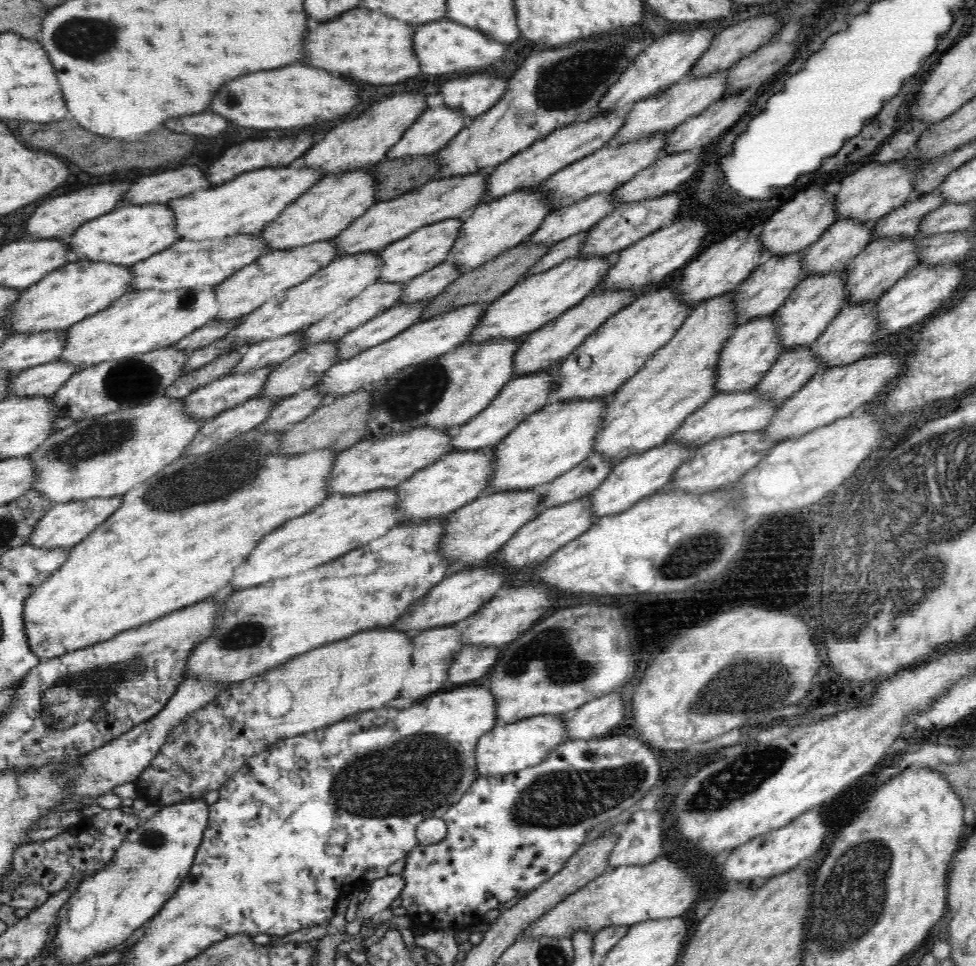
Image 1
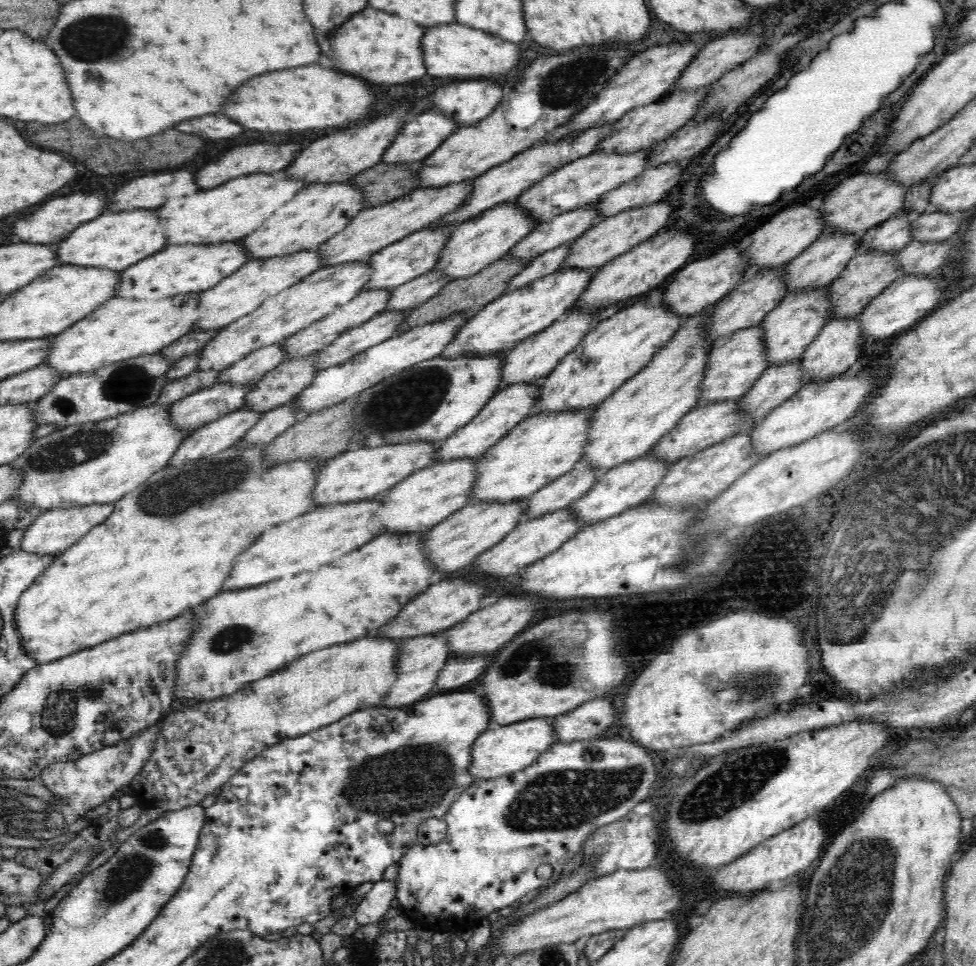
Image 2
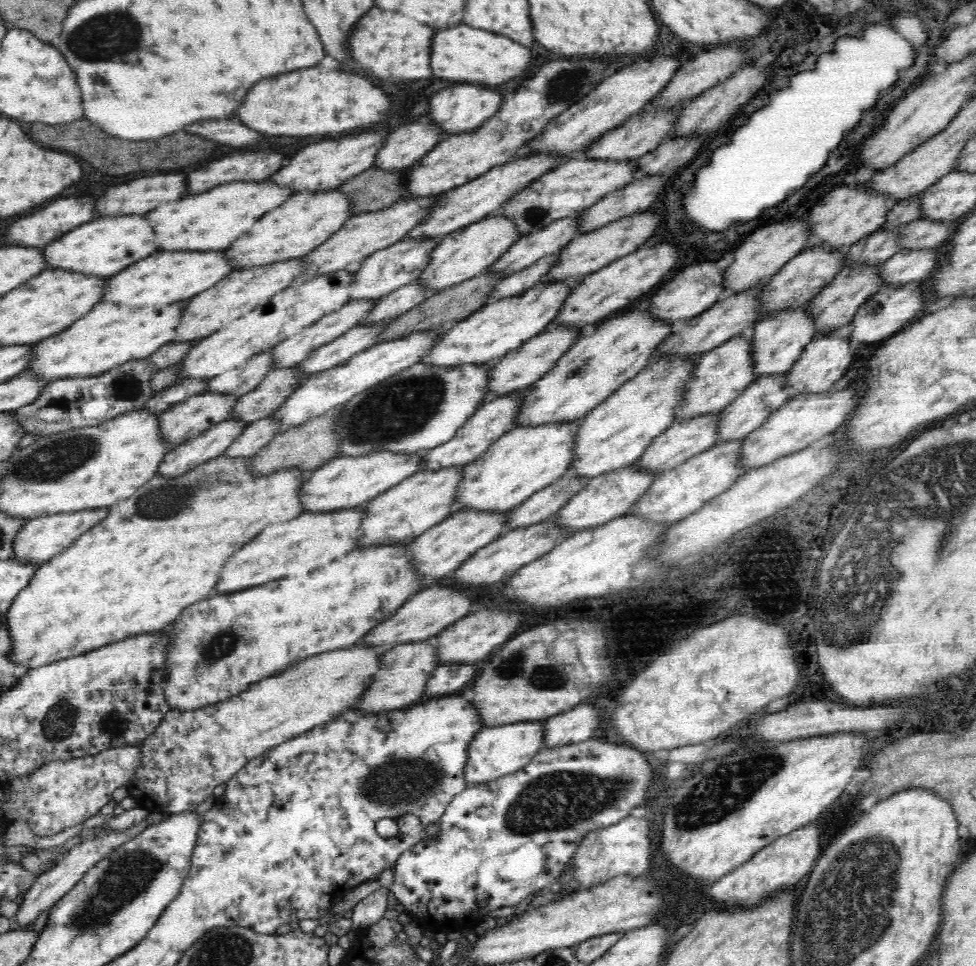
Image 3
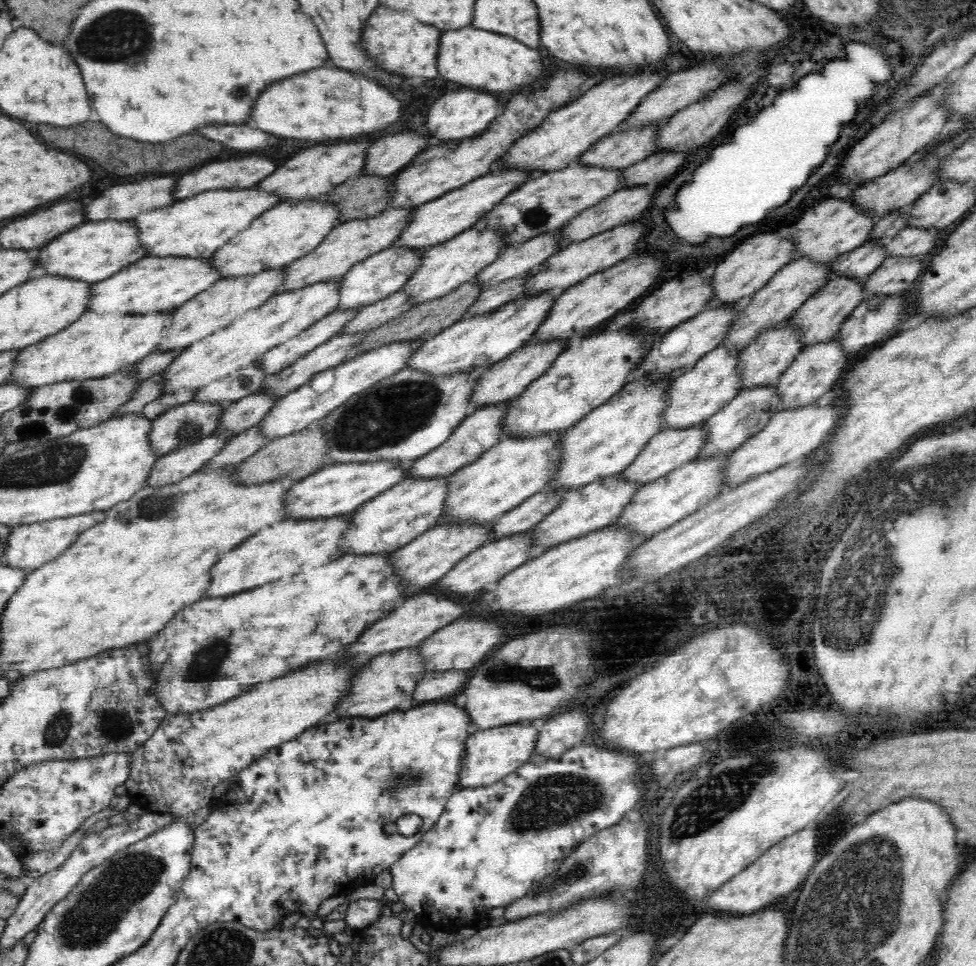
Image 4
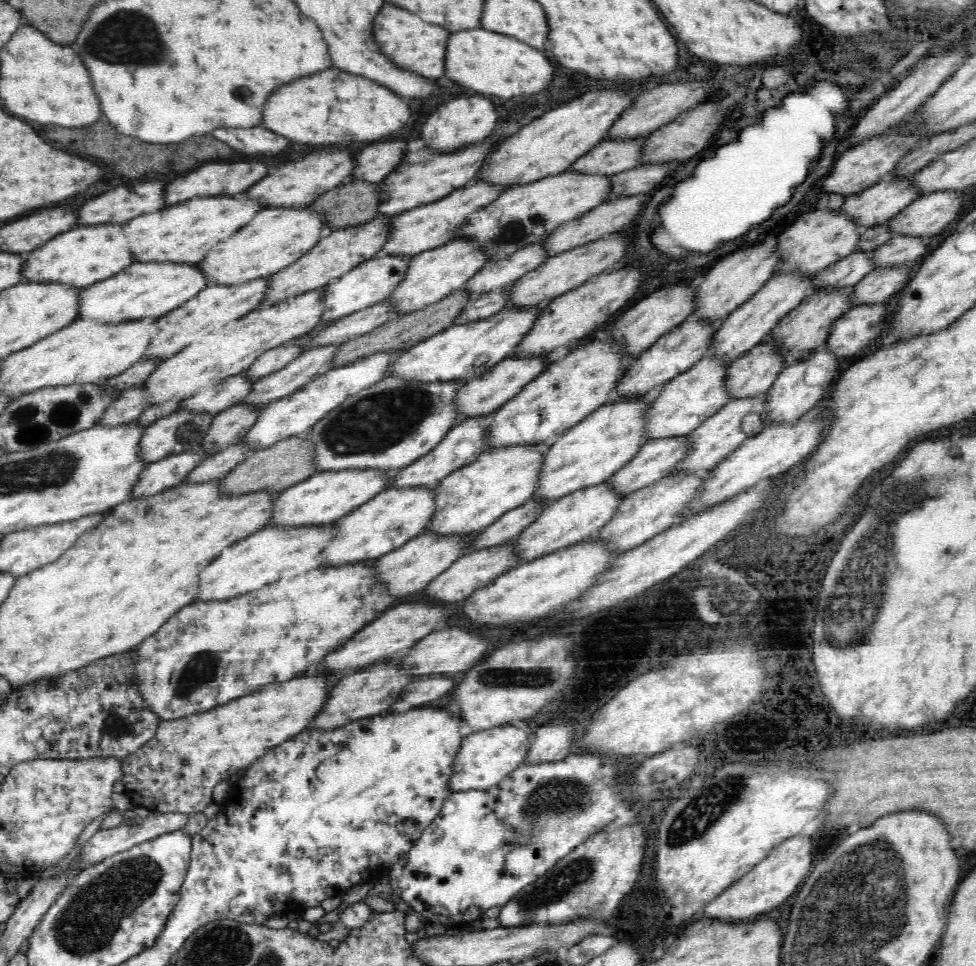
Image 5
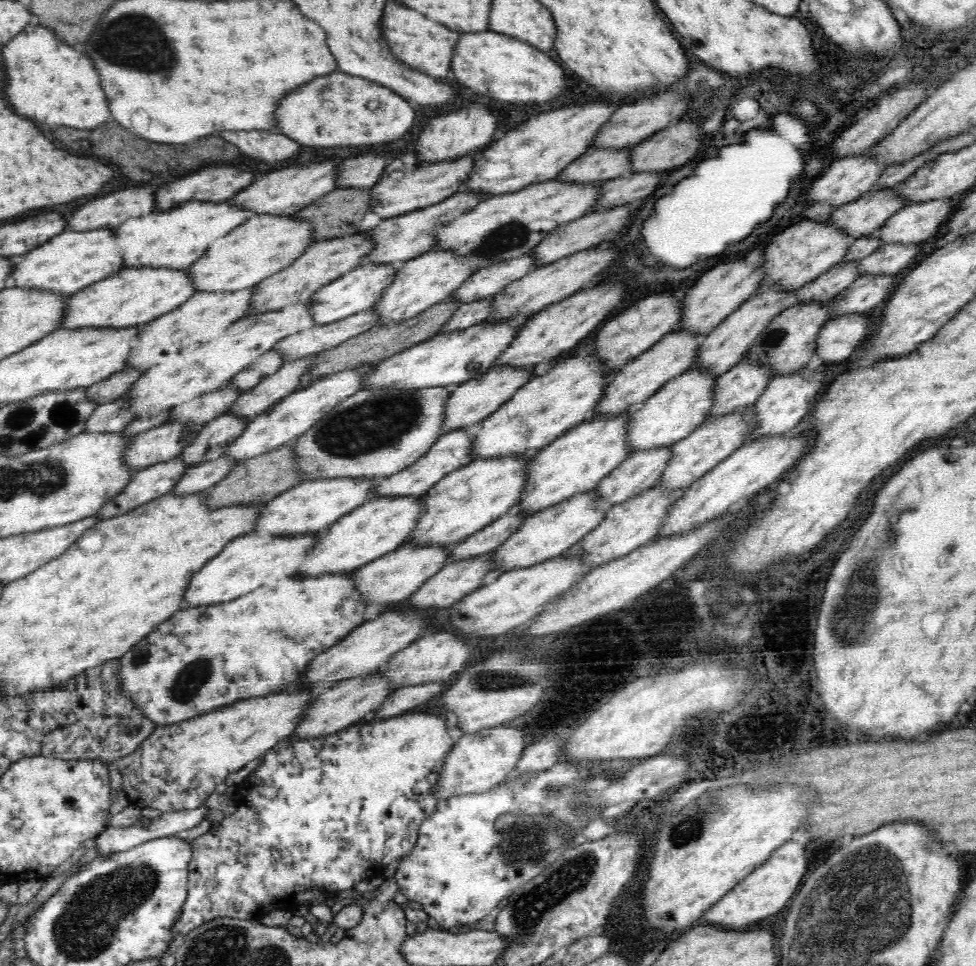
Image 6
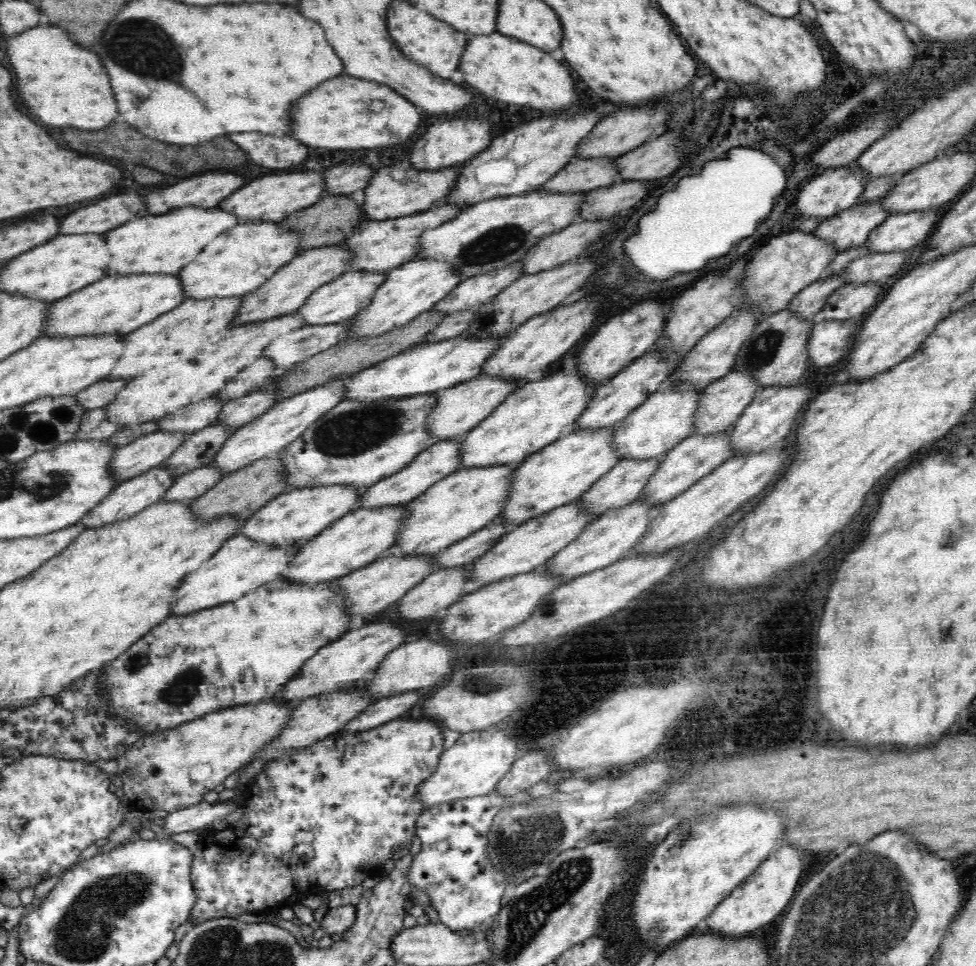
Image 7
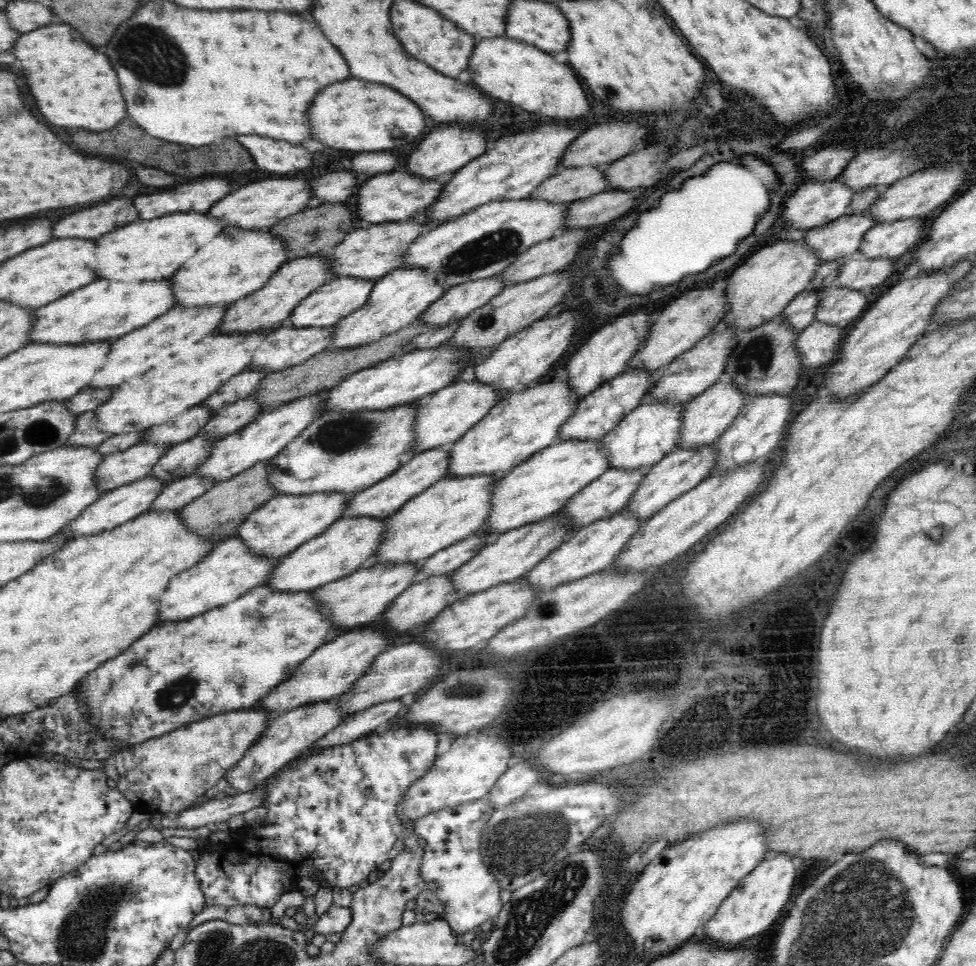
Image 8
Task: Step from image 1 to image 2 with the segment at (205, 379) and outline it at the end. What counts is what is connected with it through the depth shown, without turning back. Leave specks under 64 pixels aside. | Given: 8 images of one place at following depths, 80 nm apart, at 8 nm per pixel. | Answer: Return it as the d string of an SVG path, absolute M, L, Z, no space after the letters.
M198 369L193 374L169 381L160 390L160 398L156 400L156 403L170 406L181 398L194 394L201 388L212 386L212 384L216 383L218 376L219 372L216 369L210 369L209 372L202 372L202 370Z

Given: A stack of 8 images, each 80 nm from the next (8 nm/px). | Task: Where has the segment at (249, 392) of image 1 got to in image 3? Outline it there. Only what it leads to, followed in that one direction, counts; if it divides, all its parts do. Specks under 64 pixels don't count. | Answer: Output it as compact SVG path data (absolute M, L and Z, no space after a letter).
M206 391L199 395L190 395L187 399L177 402L158 415L159 436L161 436L163 444L174 448L176 445L181 445L201 435L206 430L213 429L214 426L220 424L219 422L227 420L236 400L238 400L236 395Z

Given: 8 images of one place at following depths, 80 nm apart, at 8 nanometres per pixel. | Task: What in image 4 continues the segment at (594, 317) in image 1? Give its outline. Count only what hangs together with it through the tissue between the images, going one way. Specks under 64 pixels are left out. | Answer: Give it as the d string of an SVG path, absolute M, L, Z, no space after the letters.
M554 342L547 345L534 345L534 343L530 343L519 348L504 360L493 364L488 371L481 374L477 382L474 382L474 386L470 390L470 396L468 396L469 412L483 409L490 405L508 404L523 390L526 390L526 386L534 382L534 379L542 376L546 369L552 366L552 362L563 351L563 347L564 344Z

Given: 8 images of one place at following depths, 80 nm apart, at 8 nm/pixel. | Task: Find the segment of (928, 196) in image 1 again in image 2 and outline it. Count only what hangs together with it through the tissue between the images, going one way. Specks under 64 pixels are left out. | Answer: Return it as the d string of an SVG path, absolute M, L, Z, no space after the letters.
M909 212L895 213L888 220L878 223L876 226L869 228L865 234L860 238L860 244L858 244L858 251L864 252L867 250L876 250L881 252L902 251L910 241L912 240L912 227L910 227L913 221L913 216Z

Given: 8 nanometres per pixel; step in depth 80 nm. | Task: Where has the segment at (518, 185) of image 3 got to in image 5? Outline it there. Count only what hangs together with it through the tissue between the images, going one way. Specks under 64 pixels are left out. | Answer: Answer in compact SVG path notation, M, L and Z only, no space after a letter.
M468 182L445 196L441 201L430 205L420 206L418 209L407 211L397 217L392 217L386 222L386 242L376 256L400 257L411 259L418 254L444 245L450 232L468 215L473 214L480 207L493 202L494 198L504 190L490 188L490 185L479 185L479 182Z

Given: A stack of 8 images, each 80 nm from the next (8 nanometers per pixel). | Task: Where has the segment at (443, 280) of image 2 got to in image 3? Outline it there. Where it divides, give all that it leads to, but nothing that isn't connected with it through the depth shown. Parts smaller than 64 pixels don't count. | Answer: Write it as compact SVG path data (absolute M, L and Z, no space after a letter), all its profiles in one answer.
M416 280L411 284L394 290L388 296L376 301L376 306L368 312L364 320L360 320L358 325L380 323L388 319L394 319L401 314L406 314L421 302L424 302L429 296L430 291L422 284L417 284Z

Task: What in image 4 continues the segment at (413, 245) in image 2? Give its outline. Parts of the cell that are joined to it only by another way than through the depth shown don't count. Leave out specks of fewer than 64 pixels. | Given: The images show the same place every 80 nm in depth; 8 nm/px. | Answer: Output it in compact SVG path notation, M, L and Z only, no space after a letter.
M388 246L382 252L355 264L338 282L339 288L336 294L338 300L328 314L334 311L342 313L356 311L400 291L402 286L409 282L410 274L414 274L414 270L418 268L418 262L420 262L420 251Z

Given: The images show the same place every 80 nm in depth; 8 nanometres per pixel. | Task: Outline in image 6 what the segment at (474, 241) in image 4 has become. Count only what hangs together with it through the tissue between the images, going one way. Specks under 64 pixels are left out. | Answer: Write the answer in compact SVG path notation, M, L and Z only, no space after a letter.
M428 251L414 260L395 267L392 283L380 294L378 302L372 306L374 322L370 328L377 329L386 325L397 325L422 314L431 306L446 301L468 278L470 267L458 261L452 253Z

